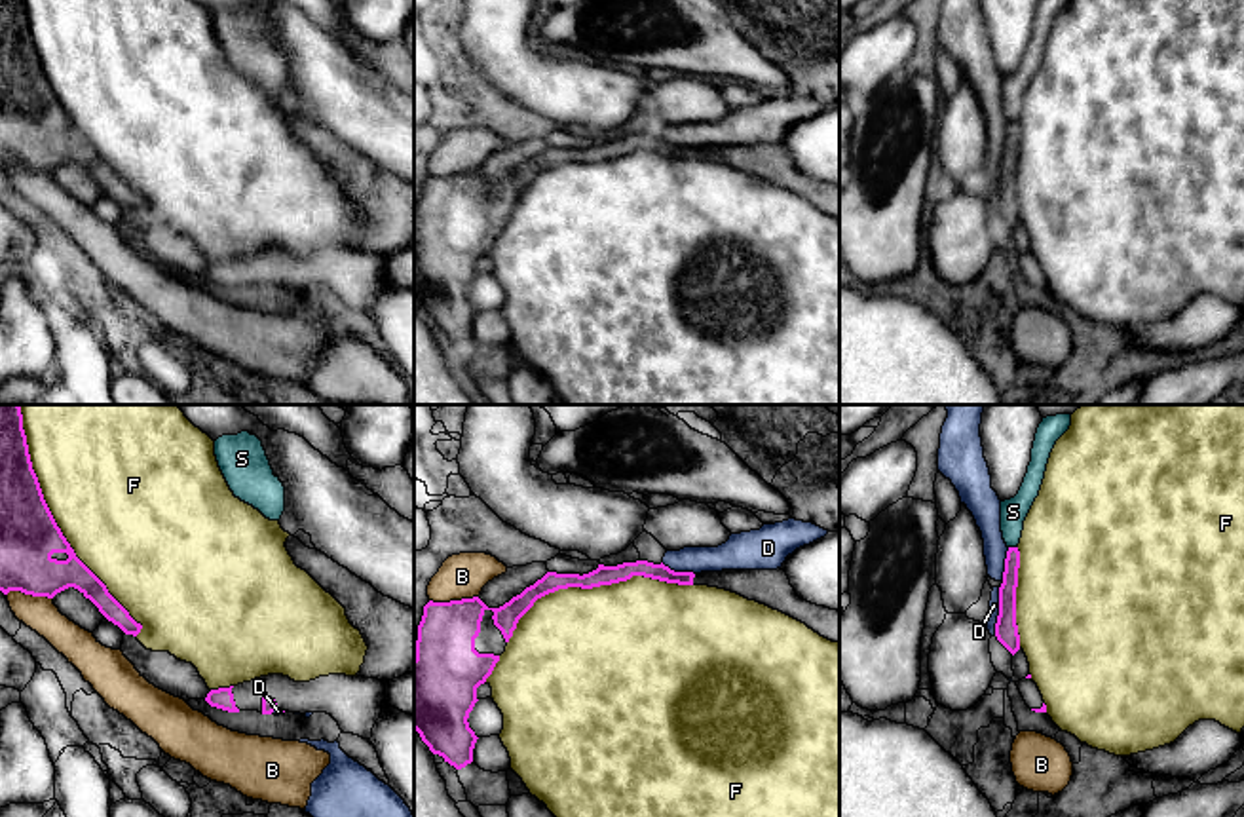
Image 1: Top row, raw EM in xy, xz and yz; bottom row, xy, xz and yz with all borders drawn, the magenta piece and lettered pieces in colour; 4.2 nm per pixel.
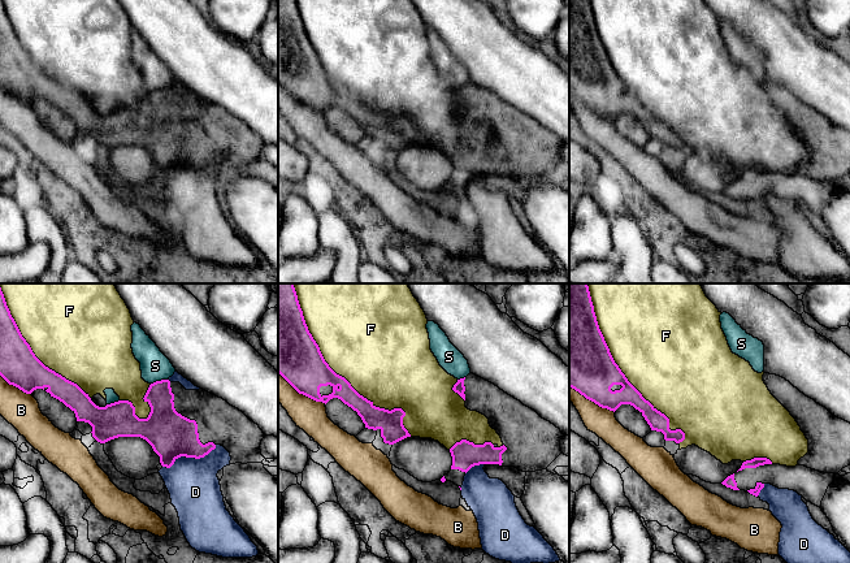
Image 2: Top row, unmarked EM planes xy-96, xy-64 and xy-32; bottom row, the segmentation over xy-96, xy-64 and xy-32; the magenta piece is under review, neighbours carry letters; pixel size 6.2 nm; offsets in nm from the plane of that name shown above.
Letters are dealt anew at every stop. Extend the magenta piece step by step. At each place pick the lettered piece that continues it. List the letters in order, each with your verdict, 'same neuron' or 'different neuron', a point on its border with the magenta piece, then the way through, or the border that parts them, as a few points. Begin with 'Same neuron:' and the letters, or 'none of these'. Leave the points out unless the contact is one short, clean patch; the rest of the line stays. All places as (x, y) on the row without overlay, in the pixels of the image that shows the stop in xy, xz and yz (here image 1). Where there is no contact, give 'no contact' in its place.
Same neuron: none of these
B: different neuron; contact xz (452, 175)
D: different neuron; contact yz (999, 187)
F: different neuron; contact xy (59, 105)
S: different neuron; contact yz (1013, 122); border yz (1009, 120), (1017, 122)

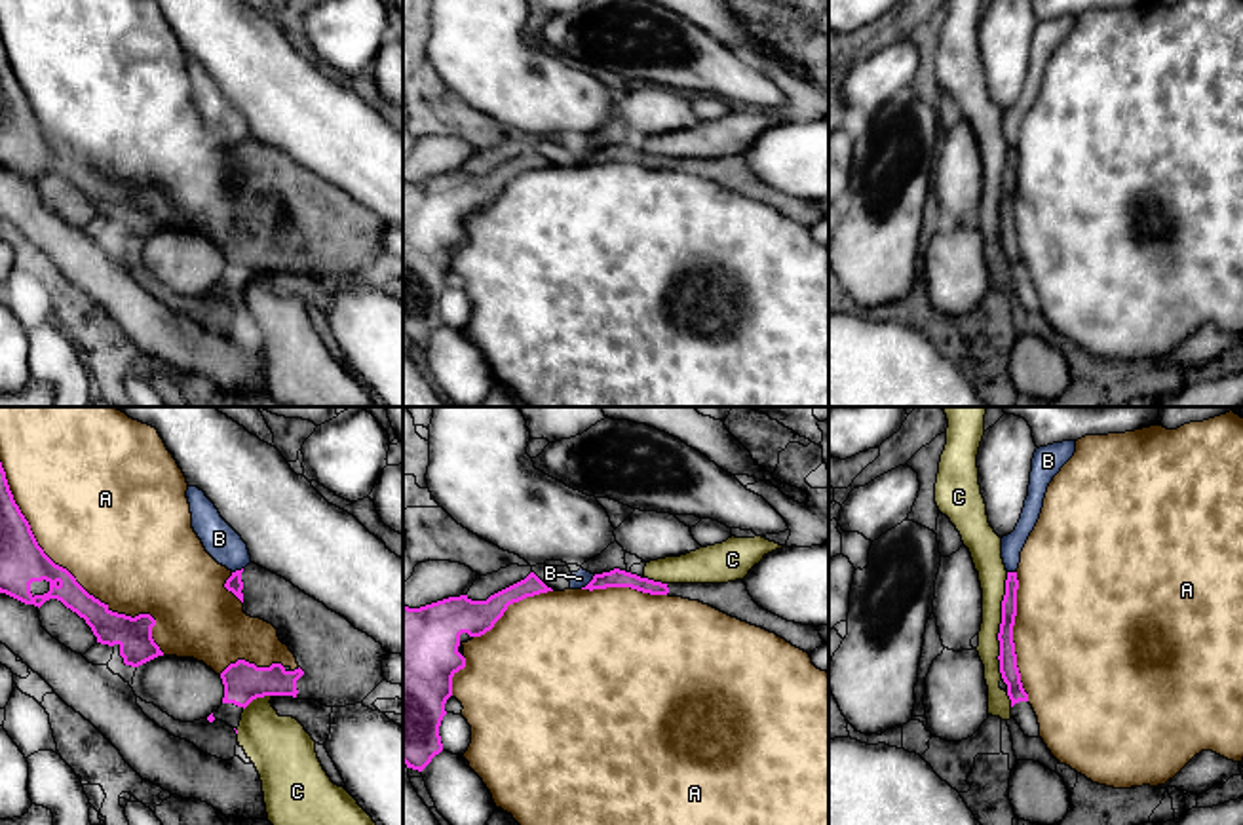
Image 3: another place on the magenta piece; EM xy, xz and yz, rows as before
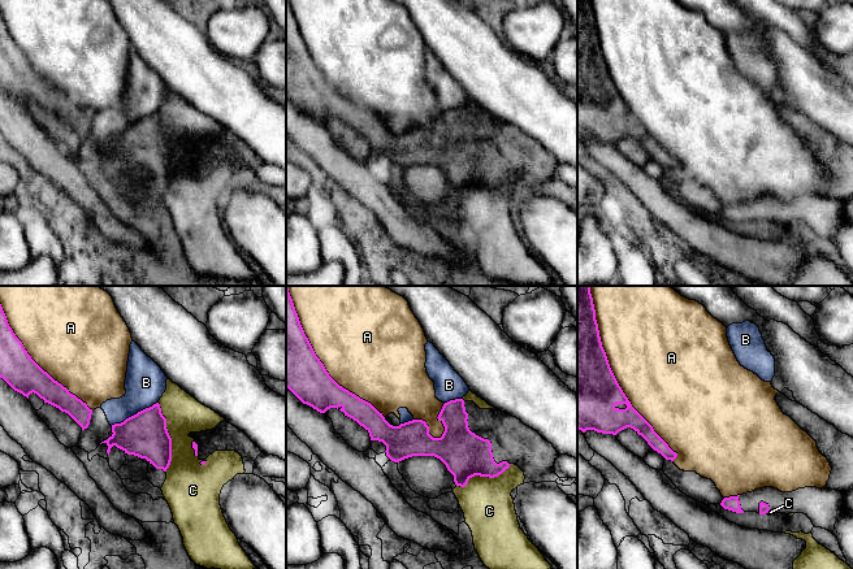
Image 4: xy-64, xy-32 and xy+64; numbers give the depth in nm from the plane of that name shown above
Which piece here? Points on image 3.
Same neuron: none of these
A: different neuron; contact xy (71, 149)
B: different neuron; contact xz (590, 156); border xz (595, 149), (580, 162)
C: different neuron; contact yz (1000, 200)

